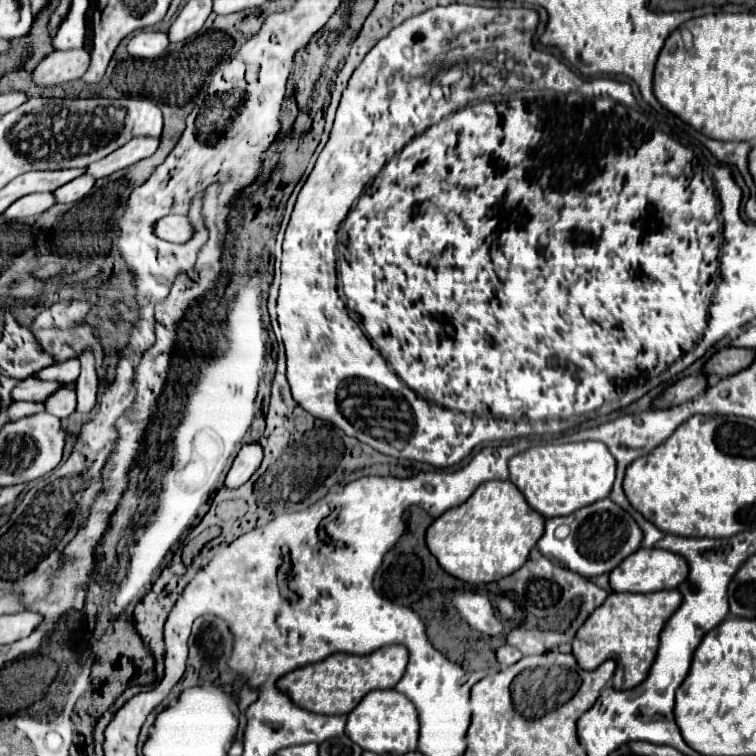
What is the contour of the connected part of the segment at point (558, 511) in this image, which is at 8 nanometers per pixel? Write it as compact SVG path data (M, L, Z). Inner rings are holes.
M579 429L579 430L563 433L557 437L554 437L553 439L551 439L549 442L546 442L545 444L537 445L537 447L529 447L527 451L523 451L523 453L519 453L519 455L515 455L515 457L511 457L511 459L509 459L509 479L511 479L511 483L513 483L513 485L515 485L515 487L517 487L517 489L519 489L519 491L521 491L523 495L525 495L525 499L527 499L527 503L529 503L529 505L531 505L531 507L533 507L533 509L535 509L537 513L541 513L541 515L543 515L545 519L551 519L551 517L561 517L561 515L571 515L573 511L577 511L577 509L581 509L581 507L585 507L585 505L591 505L591 503L595 503L595 501L599 501L599 499L605 499L605 497L607 497L607 495L611 493L611 487L613 487L613 481L615 481L615 459L613 459L613 455L611 455L611 453L607 451L607 447L605 447L603 443L599 443L599 441L593 441L593 439L587 439L587 441L571 441L571 433L577 433L577 431L585 431L585 429Z

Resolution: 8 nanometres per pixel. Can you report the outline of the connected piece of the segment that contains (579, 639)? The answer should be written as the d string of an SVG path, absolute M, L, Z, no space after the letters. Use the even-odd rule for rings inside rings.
M675 589L659 591L659 593L609 593L605 603L599 605L587 617L583 627L579 627L579 631L575 633L575 639L571 643L571 653L575 655L579 667L589 669L589 671L599 667L607 659L615 659L617 671L613 675L613 689L633 689L647 677L647 673L655 661L655 655L657 655L659 633L661 633L663 625L667 623L667 619L677 611L679 605L681 605L681 595Z

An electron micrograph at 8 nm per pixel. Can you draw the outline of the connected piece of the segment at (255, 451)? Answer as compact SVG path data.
M259 443L245 445L237 453L237 457L233 459L233 465L231 465L231 469L229 469L227 477L225 477L225 487L237 489L239 485L243 485L255 473L261 459L263 459L263 449L261 449Z

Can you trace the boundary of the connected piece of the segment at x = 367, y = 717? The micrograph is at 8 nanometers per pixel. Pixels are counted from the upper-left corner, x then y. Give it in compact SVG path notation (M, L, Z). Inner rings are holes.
M395 689L371 691L347 715L345 735L353 743L359 743L359 747L371 753L379 753L379 755L411 753L417 749L417 735L419 735L419 719L417 719L415 705Z

